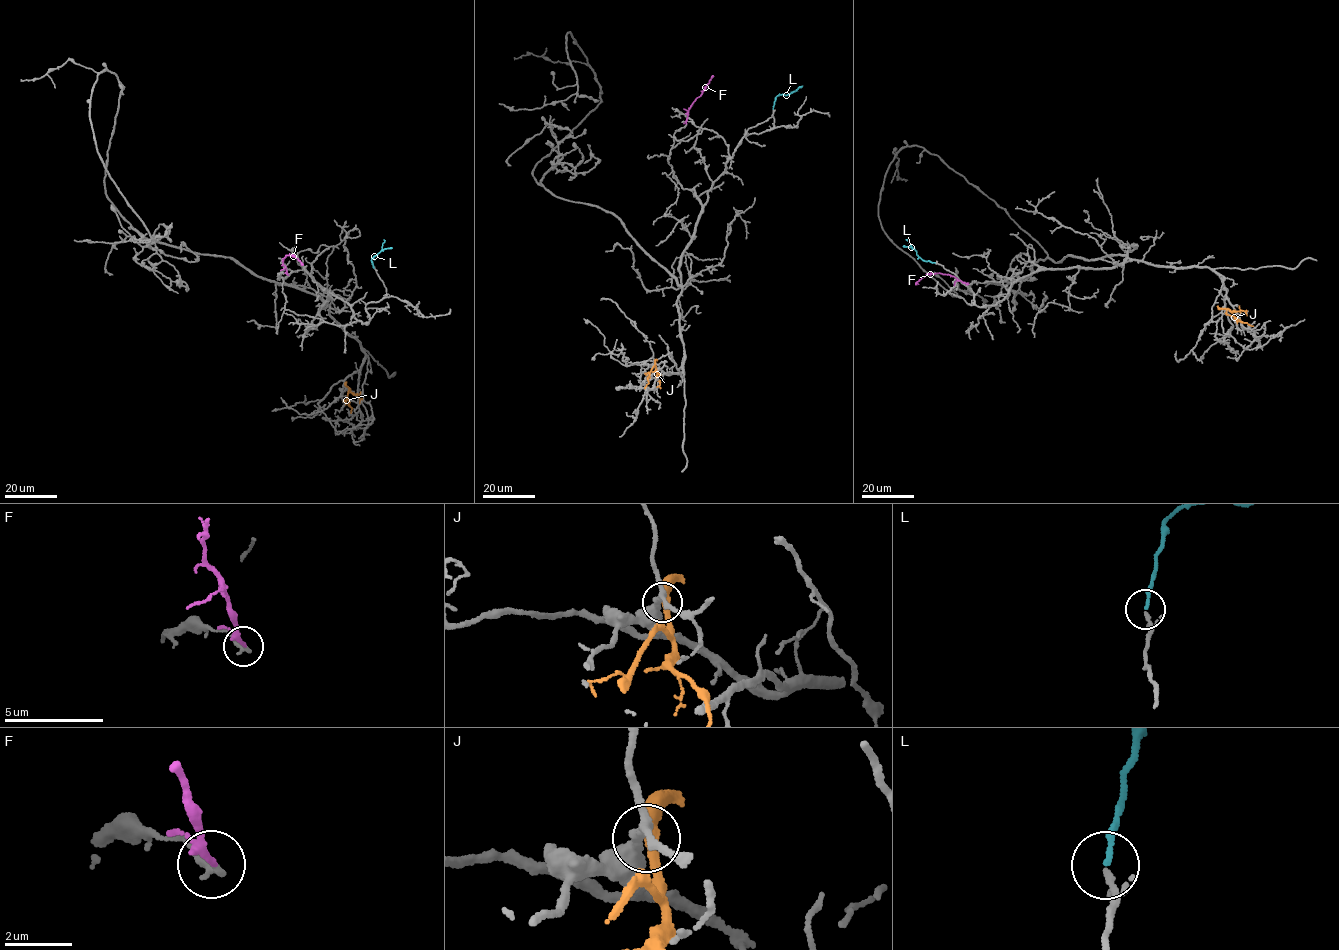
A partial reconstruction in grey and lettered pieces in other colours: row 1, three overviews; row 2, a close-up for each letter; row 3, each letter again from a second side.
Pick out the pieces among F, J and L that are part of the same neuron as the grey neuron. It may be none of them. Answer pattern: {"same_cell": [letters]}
{"same_cell": ["F", "L"]}

